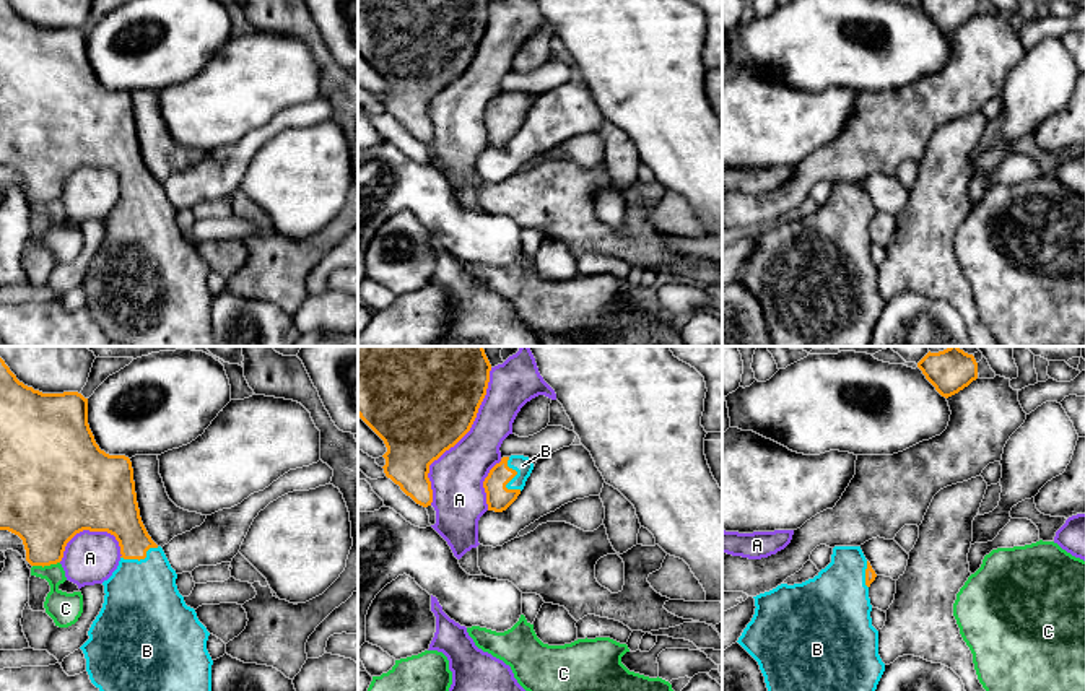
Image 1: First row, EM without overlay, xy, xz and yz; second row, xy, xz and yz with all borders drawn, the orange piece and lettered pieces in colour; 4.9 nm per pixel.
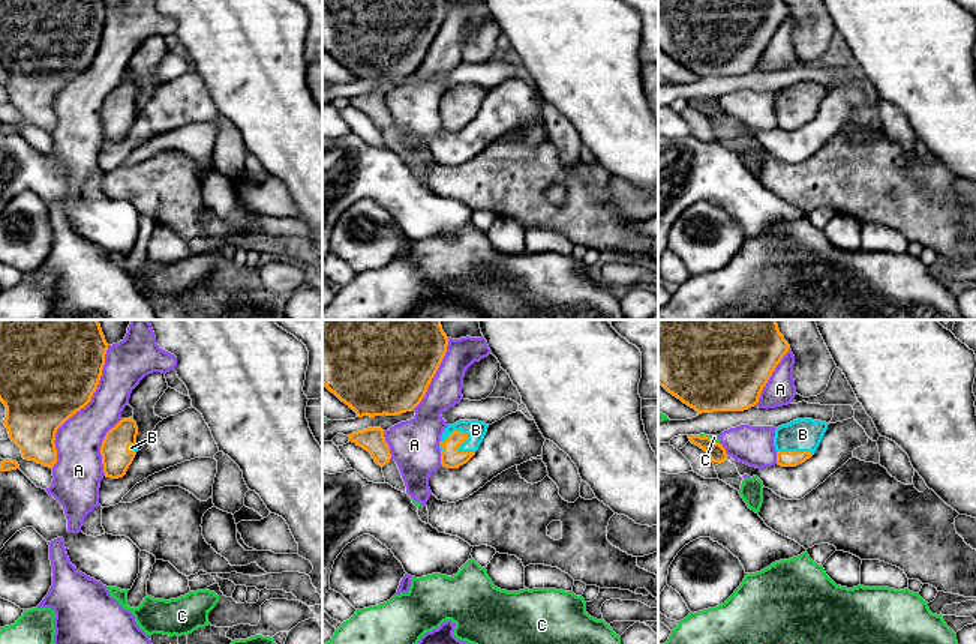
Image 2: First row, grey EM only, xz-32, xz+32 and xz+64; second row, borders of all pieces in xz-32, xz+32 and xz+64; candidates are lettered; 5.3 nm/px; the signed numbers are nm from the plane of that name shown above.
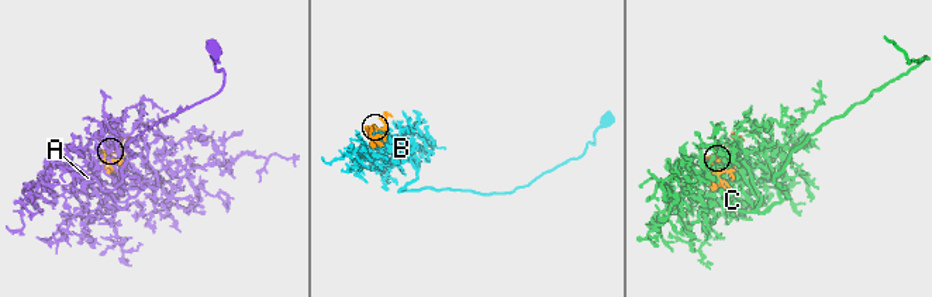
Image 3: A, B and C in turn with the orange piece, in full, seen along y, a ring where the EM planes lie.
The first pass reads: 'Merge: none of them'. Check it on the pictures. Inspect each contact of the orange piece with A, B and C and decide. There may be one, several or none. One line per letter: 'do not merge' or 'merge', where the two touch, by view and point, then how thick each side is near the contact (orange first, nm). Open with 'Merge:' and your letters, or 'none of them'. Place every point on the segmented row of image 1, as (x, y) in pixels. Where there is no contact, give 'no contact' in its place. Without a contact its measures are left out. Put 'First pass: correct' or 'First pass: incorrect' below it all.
Merge: B
A: do not merge | xz (461, 438) | 500/260 nm
B: merge | xz (513, 477) | 130/90 nm
C: do not merge | xy (46, 564) | 360/160 nm
First pass: incorrect

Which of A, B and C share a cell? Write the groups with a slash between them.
A / B / C

